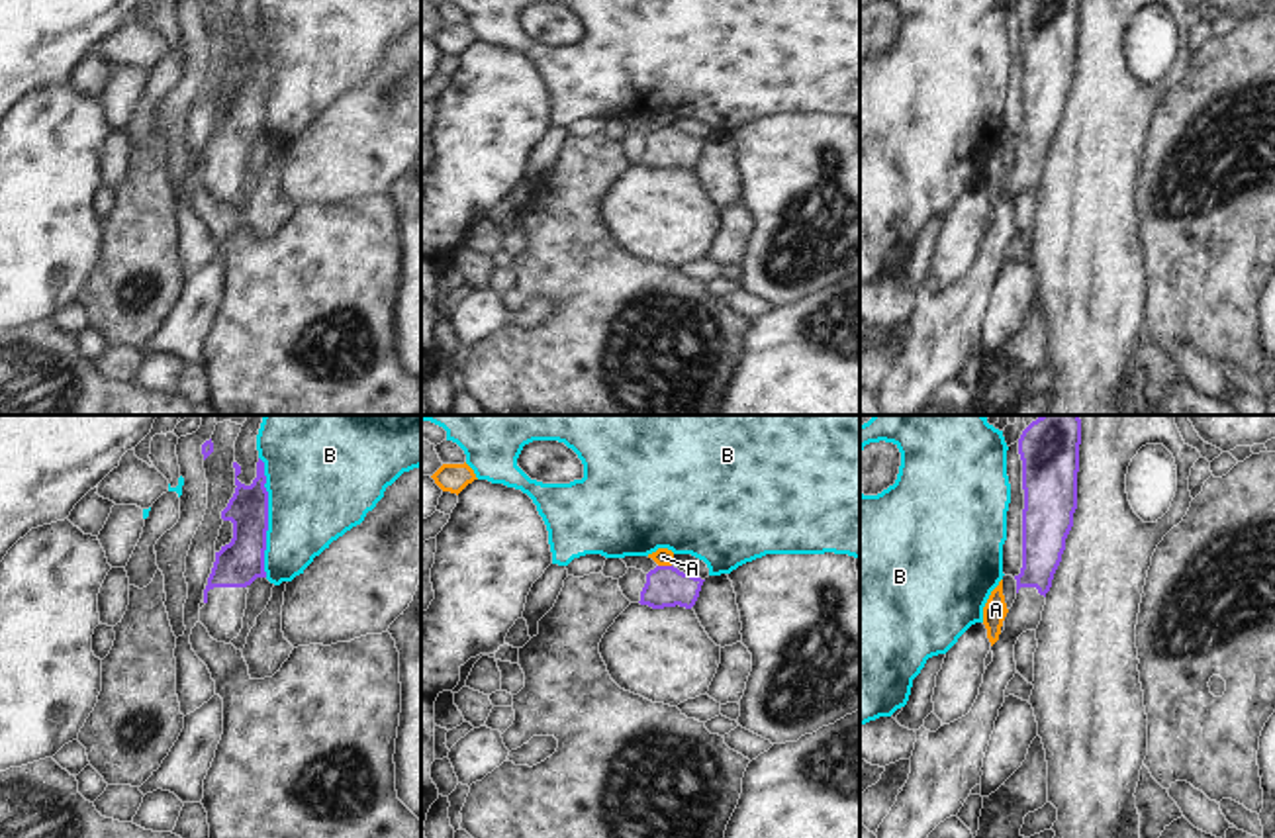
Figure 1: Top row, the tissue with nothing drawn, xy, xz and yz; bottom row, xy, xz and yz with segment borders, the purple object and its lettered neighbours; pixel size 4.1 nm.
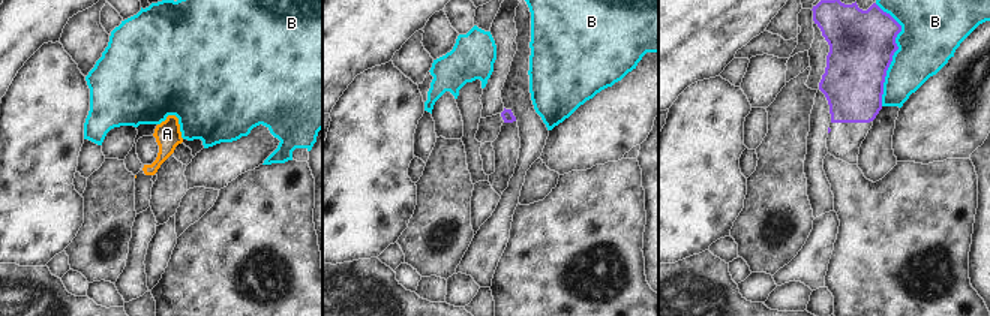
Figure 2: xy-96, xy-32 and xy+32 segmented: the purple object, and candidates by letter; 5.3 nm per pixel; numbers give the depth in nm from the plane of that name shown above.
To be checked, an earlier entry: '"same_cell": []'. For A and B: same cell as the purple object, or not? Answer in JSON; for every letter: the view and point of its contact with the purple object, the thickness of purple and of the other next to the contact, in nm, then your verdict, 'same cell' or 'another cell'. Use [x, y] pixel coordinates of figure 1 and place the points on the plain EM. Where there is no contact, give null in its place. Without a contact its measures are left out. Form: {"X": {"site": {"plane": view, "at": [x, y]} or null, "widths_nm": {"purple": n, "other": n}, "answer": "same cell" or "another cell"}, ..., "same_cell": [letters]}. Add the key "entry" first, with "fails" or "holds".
{"entry": "holds", "A": {"site": {"plane": "xz", "at": [664, 128]}, "widths_nm": {"purple": 170, "other": 80}, "answer": "another cell"}, "B": {"site": {"plane": "xy", "at": [267, 79]}, "widths_nm": {"purple": 190, "other": 420}, "answer": "another cell"}, "same_cell": []}

